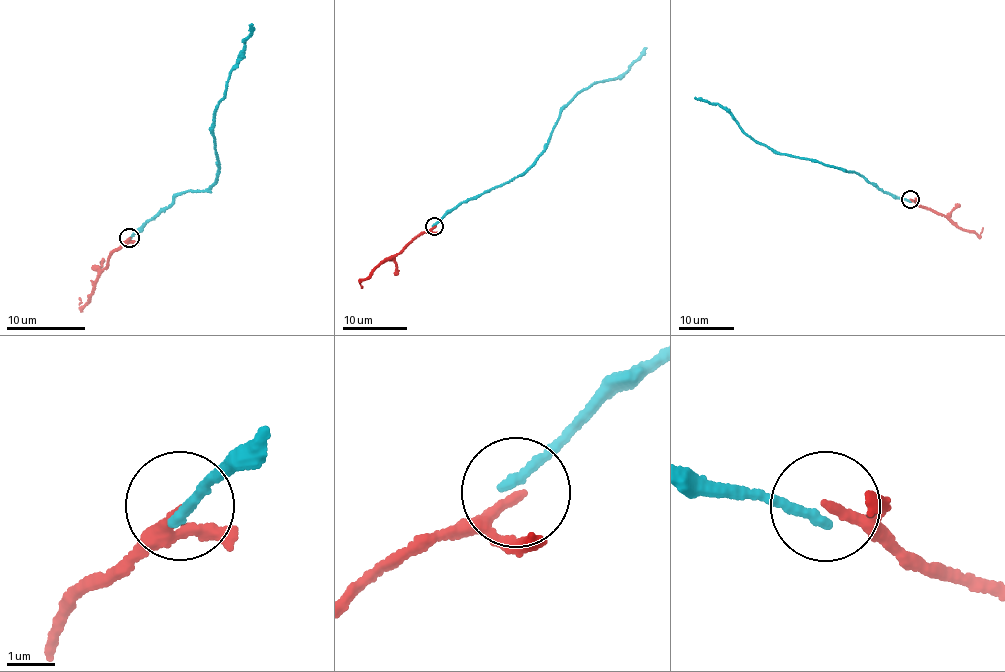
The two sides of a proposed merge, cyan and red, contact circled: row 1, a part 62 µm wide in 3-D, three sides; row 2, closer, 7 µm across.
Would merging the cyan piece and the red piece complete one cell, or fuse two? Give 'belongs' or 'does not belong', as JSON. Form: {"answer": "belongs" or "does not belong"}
{"answer": "belongs"}

